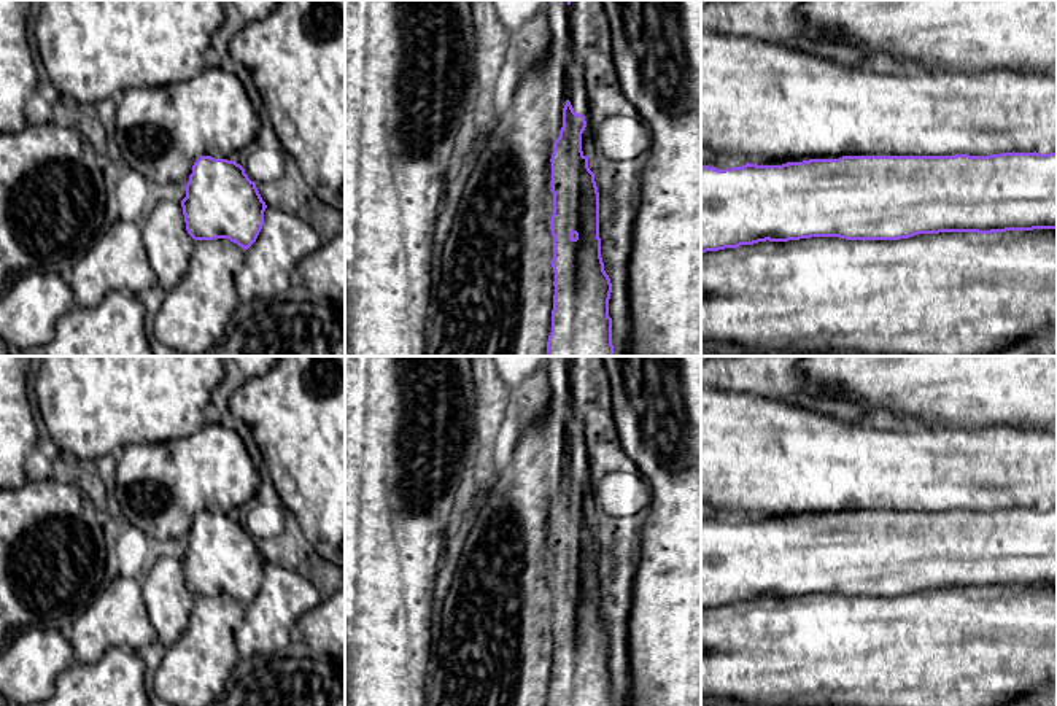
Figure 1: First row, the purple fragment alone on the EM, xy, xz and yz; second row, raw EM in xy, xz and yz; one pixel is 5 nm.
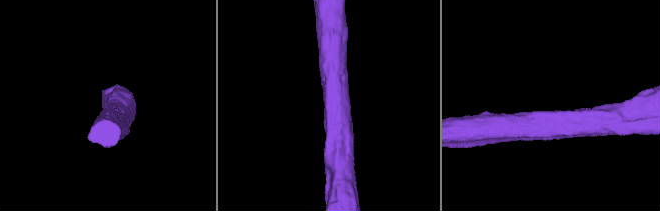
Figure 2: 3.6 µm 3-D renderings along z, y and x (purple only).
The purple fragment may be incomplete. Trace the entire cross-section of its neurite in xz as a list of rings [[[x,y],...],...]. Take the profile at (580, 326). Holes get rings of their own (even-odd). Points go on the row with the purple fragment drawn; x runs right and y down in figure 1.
[[[566,100],[550,159],[555,294],[547,356],[614,356],[612,283],[601,258],[599,192],[582,151],[585,127]]]

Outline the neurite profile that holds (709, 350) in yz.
[[[706,347],[701,348],[701,356],[860,356],[860,355],[793,355],[777,351],[745,351],[741,348]]]

